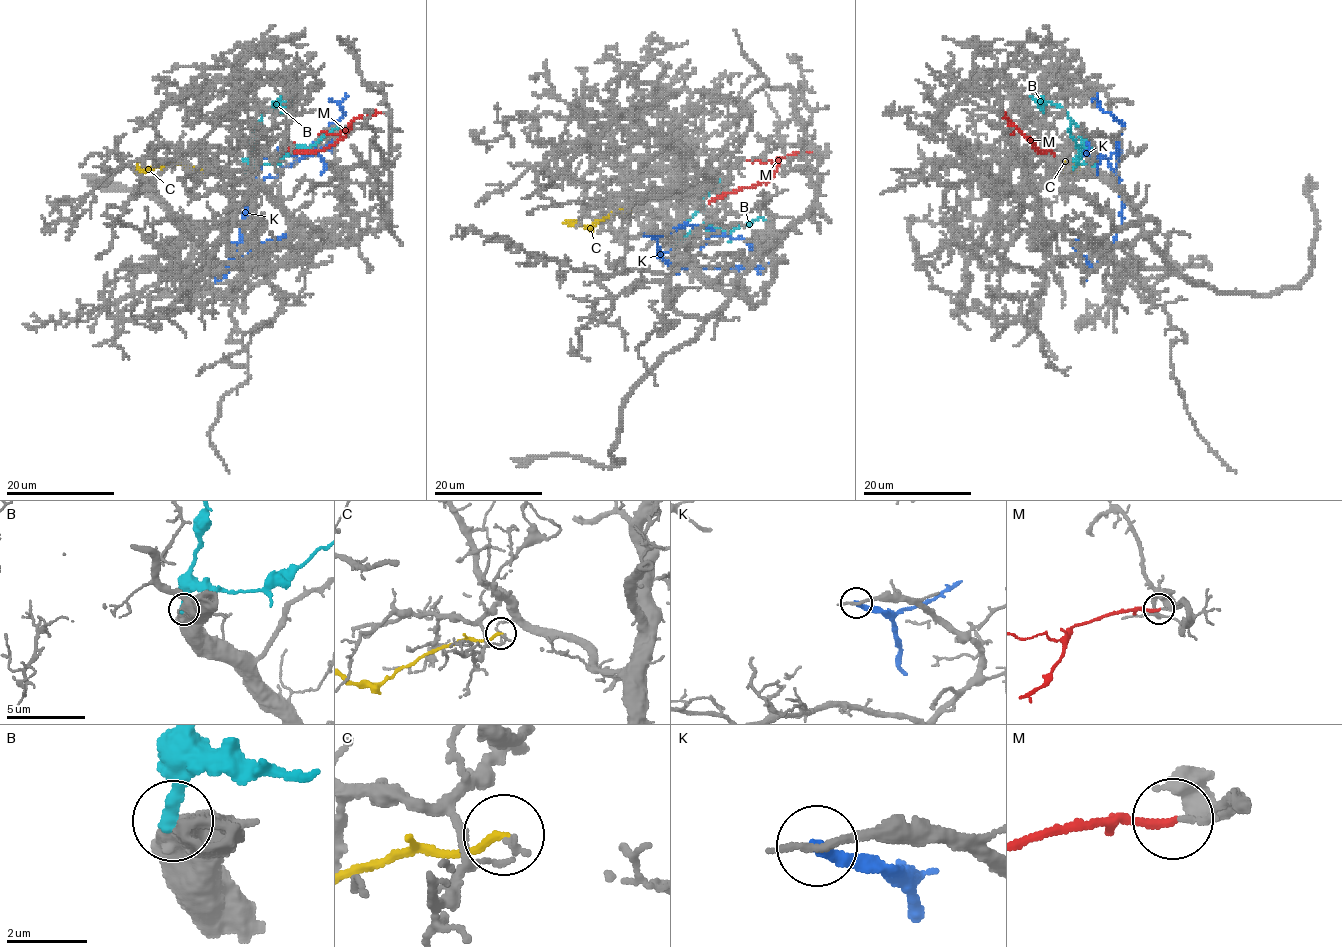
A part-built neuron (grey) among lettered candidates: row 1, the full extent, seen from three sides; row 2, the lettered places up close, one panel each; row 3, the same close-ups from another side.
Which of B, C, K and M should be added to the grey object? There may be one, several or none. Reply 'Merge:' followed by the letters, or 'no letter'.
Merge: no letter

